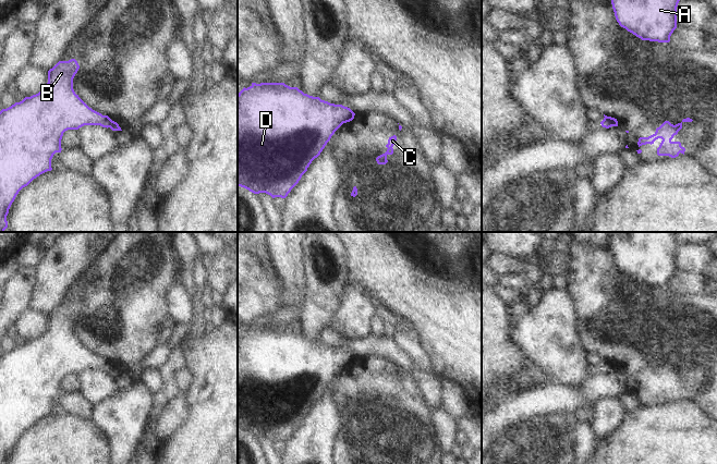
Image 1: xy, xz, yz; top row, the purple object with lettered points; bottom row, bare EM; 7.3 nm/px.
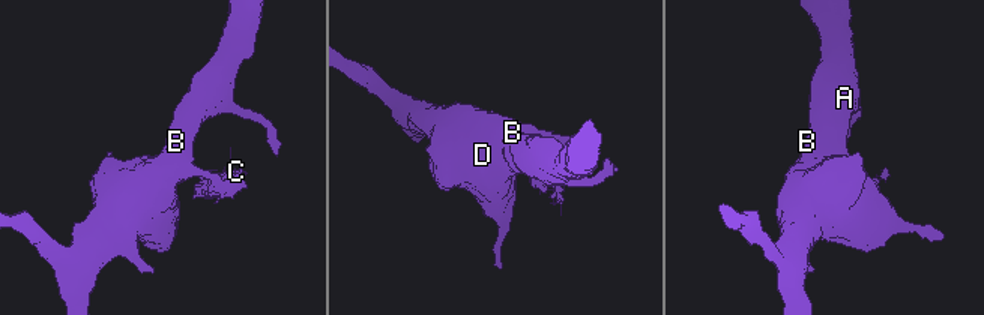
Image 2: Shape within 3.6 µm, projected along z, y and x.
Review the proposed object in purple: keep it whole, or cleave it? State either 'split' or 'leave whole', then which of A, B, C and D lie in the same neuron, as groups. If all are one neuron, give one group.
split | A B D / C

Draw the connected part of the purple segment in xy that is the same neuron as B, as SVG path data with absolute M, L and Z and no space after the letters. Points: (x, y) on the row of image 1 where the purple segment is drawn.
M75 59L59 61L48 71L45 88L0 111L0 232L8 228L7 216L19 192L40 174L52 170L51 159L56 152L61 152L65 131L84 125L111 126L110 119L89 108L75 94L73 78L78 69Z

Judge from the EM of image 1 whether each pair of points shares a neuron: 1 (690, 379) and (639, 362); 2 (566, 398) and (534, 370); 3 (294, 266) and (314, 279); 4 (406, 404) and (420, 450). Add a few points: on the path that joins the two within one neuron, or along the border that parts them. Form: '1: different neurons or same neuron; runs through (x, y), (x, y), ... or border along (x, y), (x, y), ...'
1: same neuron; runs through (677, 374), (669, 366), (652, 364)
2: different neurons; border along (549, 380), (541, 386)
3: different neurons; border along (303, 245), (303, 297)
4: same neuron; runs through (406, 415), (406, 437), (409, 439)

